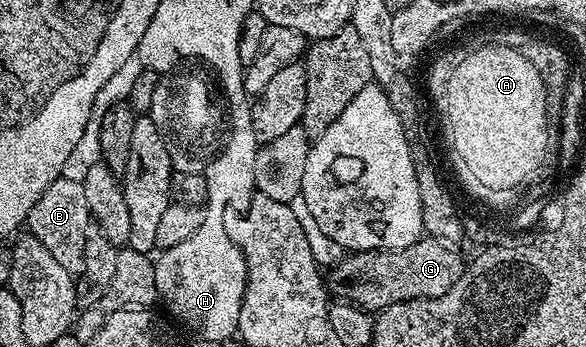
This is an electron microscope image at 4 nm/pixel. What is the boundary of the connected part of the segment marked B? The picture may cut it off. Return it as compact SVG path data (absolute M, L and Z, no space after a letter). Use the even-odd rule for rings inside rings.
M60 176L34 202L26 221L27 231L46 250L50 250L58 263L61 264L62 270L66 270L73 278L81 276L86 266L86 230L88 225L93 223L90 214L90 206L86 206L86 190L83 183L78 180L71 180L65 176Z

